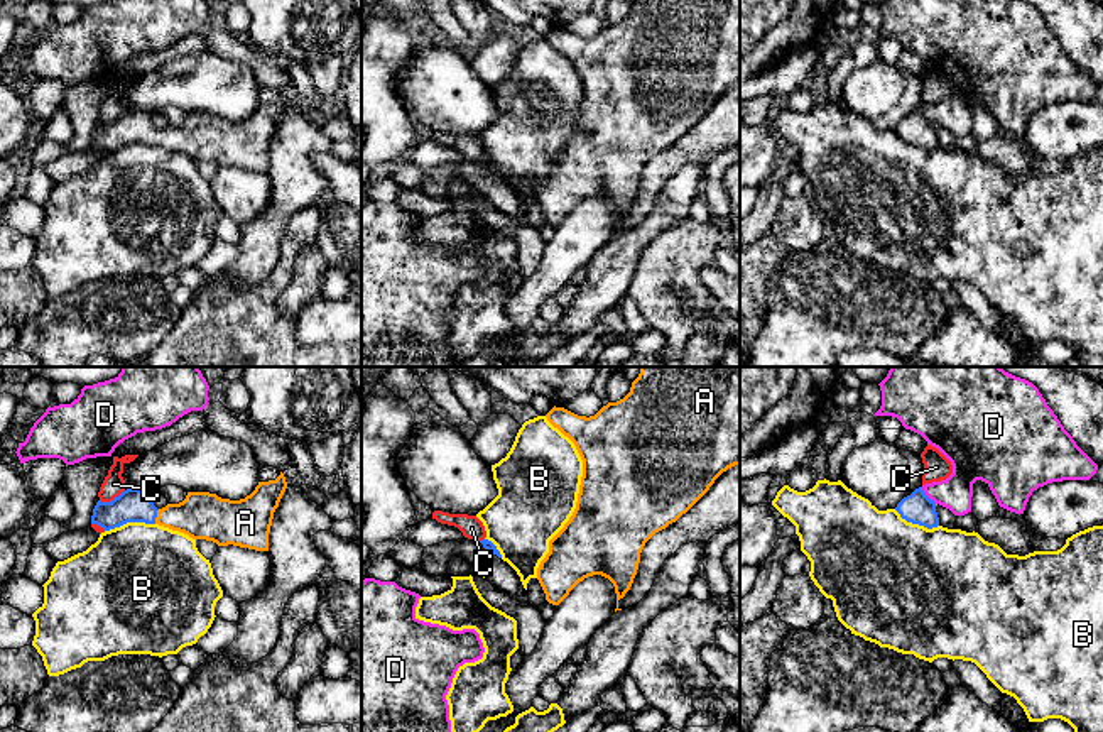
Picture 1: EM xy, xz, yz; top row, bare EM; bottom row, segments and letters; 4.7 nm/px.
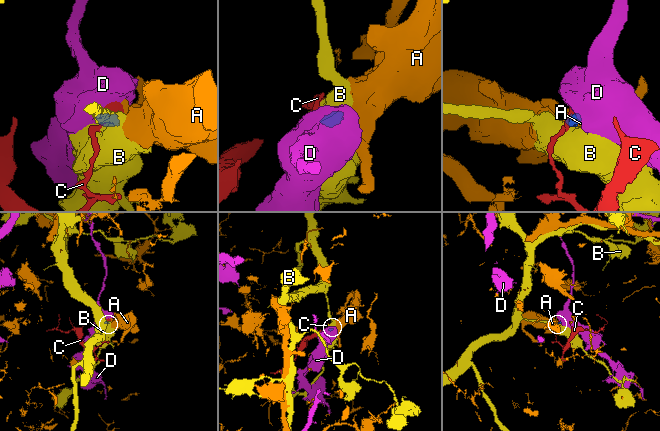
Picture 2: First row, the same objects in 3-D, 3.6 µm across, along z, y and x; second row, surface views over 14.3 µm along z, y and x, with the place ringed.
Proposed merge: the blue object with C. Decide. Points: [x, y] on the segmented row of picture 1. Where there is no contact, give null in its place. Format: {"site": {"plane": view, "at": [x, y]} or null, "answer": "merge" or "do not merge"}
{"site": {"plane": "xy", "at": [114, 499]}, "answer": "do not merge"}

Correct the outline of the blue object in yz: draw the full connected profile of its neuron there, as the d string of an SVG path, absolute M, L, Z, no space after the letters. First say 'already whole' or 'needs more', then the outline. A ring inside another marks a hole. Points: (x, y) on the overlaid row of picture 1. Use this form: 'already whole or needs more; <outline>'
already whole; M922 487L916 489L910 495L904 497L895 511L902 519L912 524L924 526L927 529L939 526L939 517L936 512L936 502L931 500Z

